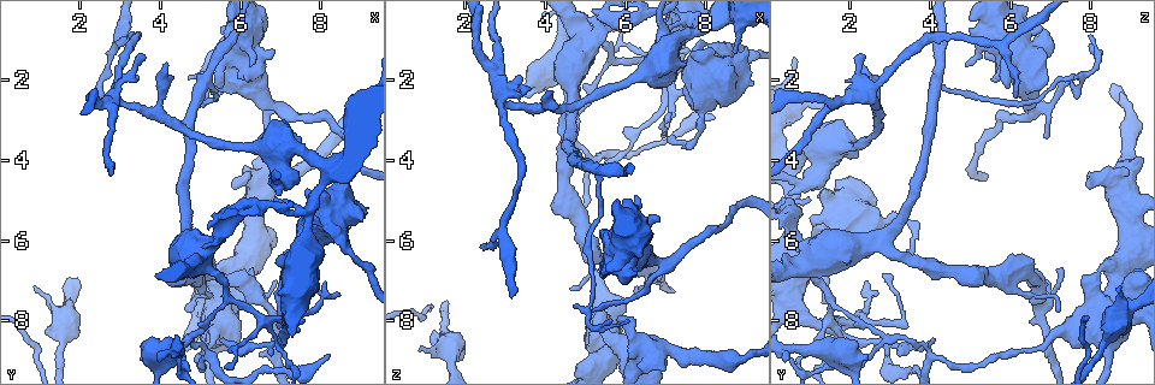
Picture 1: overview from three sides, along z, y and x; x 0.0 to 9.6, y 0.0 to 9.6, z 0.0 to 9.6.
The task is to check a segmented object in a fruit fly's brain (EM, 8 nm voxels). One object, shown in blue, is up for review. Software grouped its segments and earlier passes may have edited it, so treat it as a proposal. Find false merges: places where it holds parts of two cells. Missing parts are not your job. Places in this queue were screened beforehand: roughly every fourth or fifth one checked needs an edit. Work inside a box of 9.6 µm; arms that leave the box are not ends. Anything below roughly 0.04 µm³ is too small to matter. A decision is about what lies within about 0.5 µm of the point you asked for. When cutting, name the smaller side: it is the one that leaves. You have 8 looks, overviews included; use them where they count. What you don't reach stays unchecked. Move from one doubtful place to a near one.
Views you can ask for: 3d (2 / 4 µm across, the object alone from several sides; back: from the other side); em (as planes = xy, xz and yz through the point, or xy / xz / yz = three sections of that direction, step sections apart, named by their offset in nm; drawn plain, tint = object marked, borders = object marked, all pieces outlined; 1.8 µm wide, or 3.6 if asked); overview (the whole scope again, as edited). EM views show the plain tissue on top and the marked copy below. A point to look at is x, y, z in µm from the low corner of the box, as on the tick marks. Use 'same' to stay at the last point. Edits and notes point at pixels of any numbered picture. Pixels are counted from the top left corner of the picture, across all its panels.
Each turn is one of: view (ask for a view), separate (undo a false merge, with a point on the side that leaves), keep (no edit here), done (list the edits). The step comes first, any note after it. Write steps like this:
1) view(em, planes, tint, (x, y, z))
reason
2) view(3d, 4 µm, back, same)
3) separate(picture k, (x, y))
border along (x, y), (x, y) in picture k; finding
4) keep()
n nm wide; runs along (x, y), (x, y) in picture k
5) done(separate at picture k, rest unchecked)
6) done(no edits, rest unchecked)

view(em, yz, step 4, tint, (5.00, 2.00, 7.70))
abrupt turn

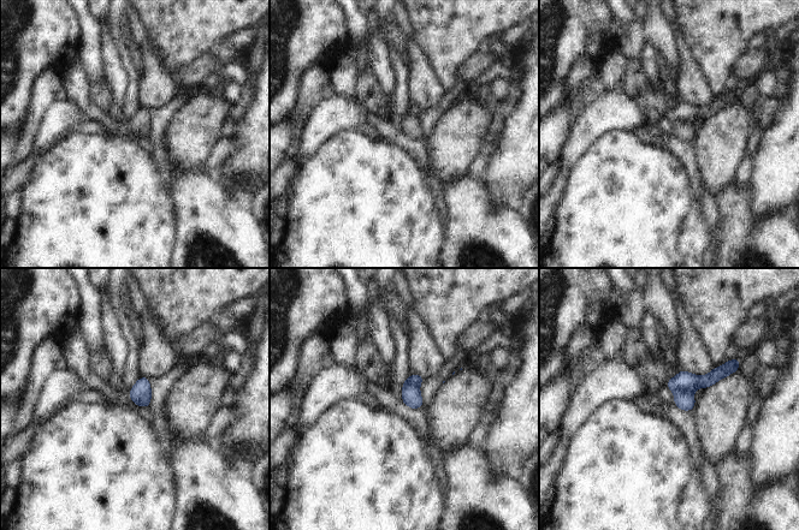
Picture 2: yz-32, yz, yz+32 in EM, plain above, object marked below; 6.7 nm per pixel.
view(em, planes, tint, same)

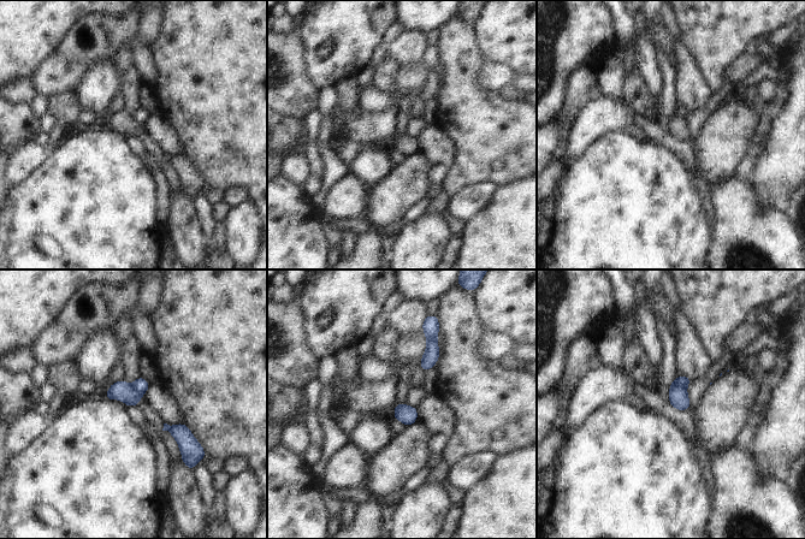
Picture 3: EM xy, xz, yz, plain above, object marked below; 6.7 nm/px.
separate(picture 3, (679, 398))
border along (685, 388), (673, 386), (669, 390) in picture 3; a second cell is stuck on

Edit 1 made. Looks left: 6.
view(overview)
redraw

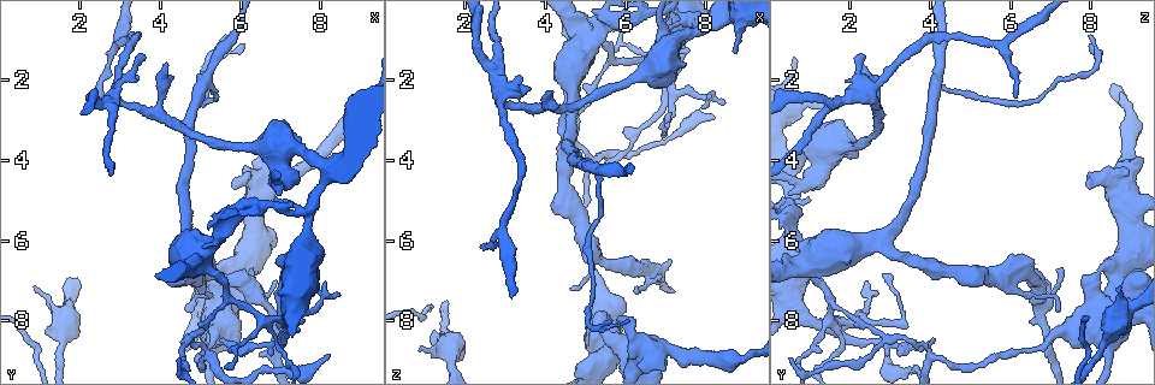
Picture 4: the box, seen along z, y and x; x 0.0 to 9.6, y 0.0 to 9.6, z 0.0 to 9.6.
view(em, xy, step 4, tint, (4.70, 8.40, 2.90))
a fork

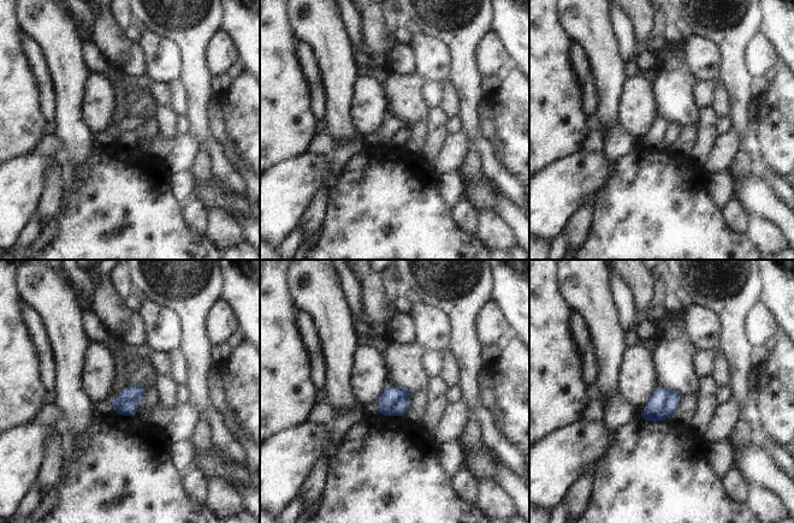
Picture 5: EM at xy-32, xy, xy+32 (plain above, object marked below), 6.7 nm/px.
separate(picture 5, (673, 399))
two cells meet here

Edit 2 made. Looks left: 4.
view(3d, 2 µm, (7.05, 8.25, 1.65))
calibre changes

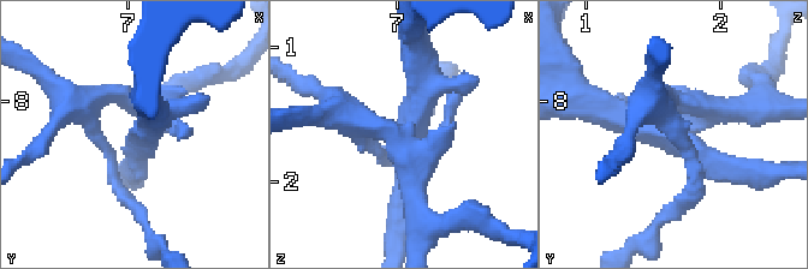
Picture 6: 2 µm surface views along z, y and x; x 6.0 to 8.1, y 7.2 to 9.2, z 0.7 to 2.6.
view(em, planes, tint, (7.14, 8.24, 1.62))
shape alone is not enough

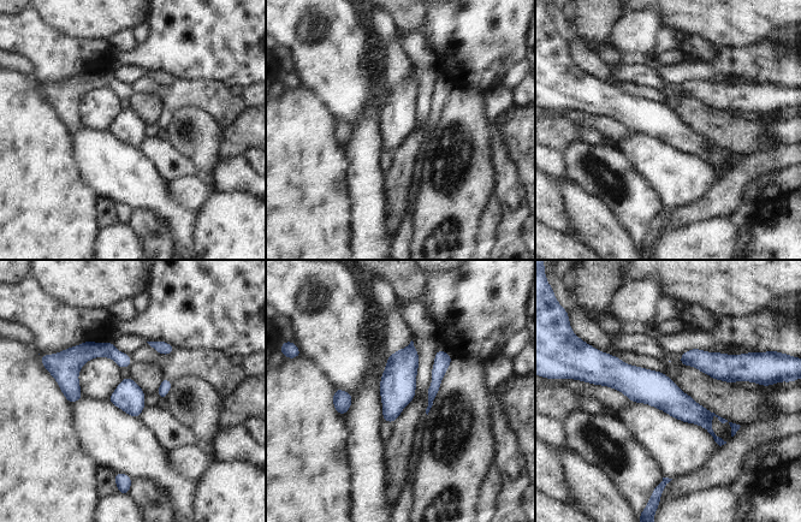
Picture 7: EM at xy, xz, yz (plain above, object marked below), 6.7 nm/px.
keep()
runs along (599, 381), (653, 387), (734, 427) in picture 7; all the same cell

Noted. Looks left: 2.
done(separate at picture 3, separate at picture 5, rest unchecked)

